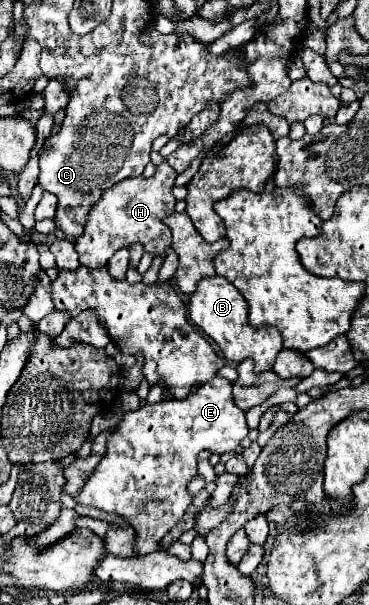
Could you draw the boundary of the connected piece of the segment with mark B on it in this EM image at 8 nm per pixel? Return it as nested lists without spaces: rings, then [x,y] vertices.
[[[220,275],[206,277],[204,281],[200,281],[198,289],[190,297],[188,311],[190,311],[190,319],[218,343],[220,351],[228,361],[240,363],[244,359],[252,359],[254,371],[258,375],[272,369],[274,359],[282,349],[282,337],[276,327],[256,329],[248,323],[248,303],[230,281],[226,281]]]

